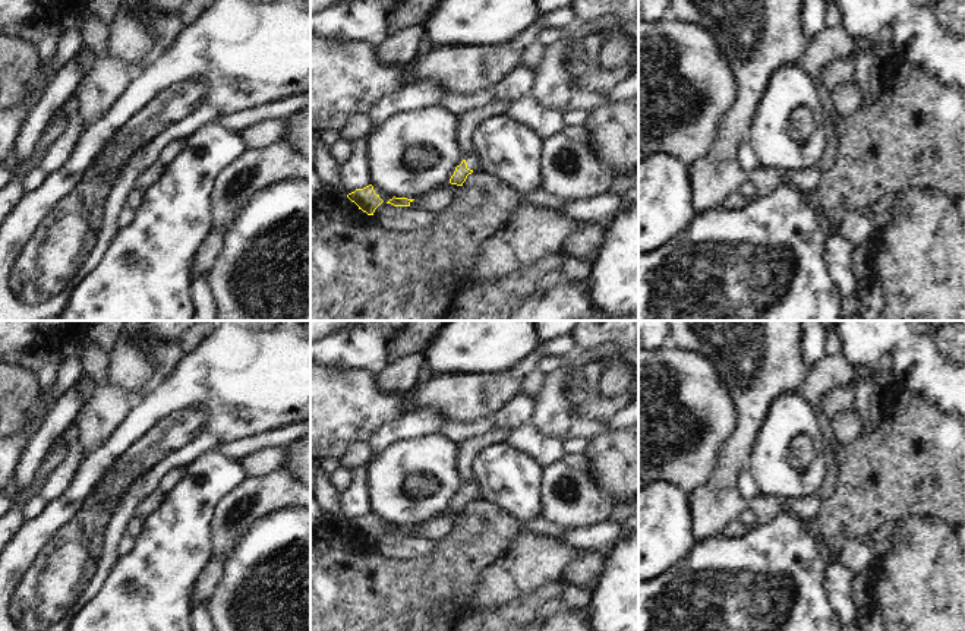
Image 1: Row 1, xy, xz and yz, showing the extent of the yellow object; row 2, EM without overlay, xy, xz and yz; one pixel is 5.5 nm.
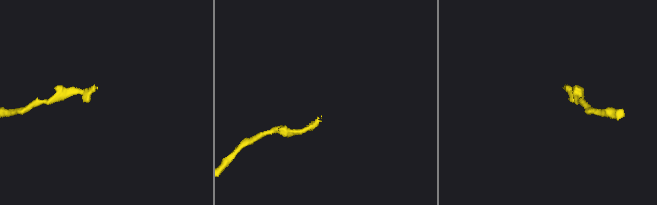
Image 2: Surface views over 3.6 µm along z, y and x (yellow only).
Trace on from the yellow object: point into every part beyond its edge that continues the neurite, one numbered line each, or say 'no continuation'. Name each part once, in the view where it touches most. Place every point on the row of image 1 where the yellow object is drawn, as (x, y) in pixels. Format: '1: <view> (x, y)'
1: xz (472, 161)

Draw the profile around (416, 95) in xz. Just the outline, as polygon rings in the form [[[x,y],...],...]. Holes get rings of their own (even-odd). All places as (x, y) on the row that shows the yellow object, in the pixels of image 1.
[[[435,82],[411,83],[398,88],[394,94],[387,95],[369,108],[370,130],[400,113],[433,107],[444,92],[447,91]]]

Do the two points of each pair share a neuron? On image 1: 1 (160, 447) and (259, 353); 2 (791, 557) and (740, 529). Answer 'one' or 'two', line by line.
1: one
2: two

